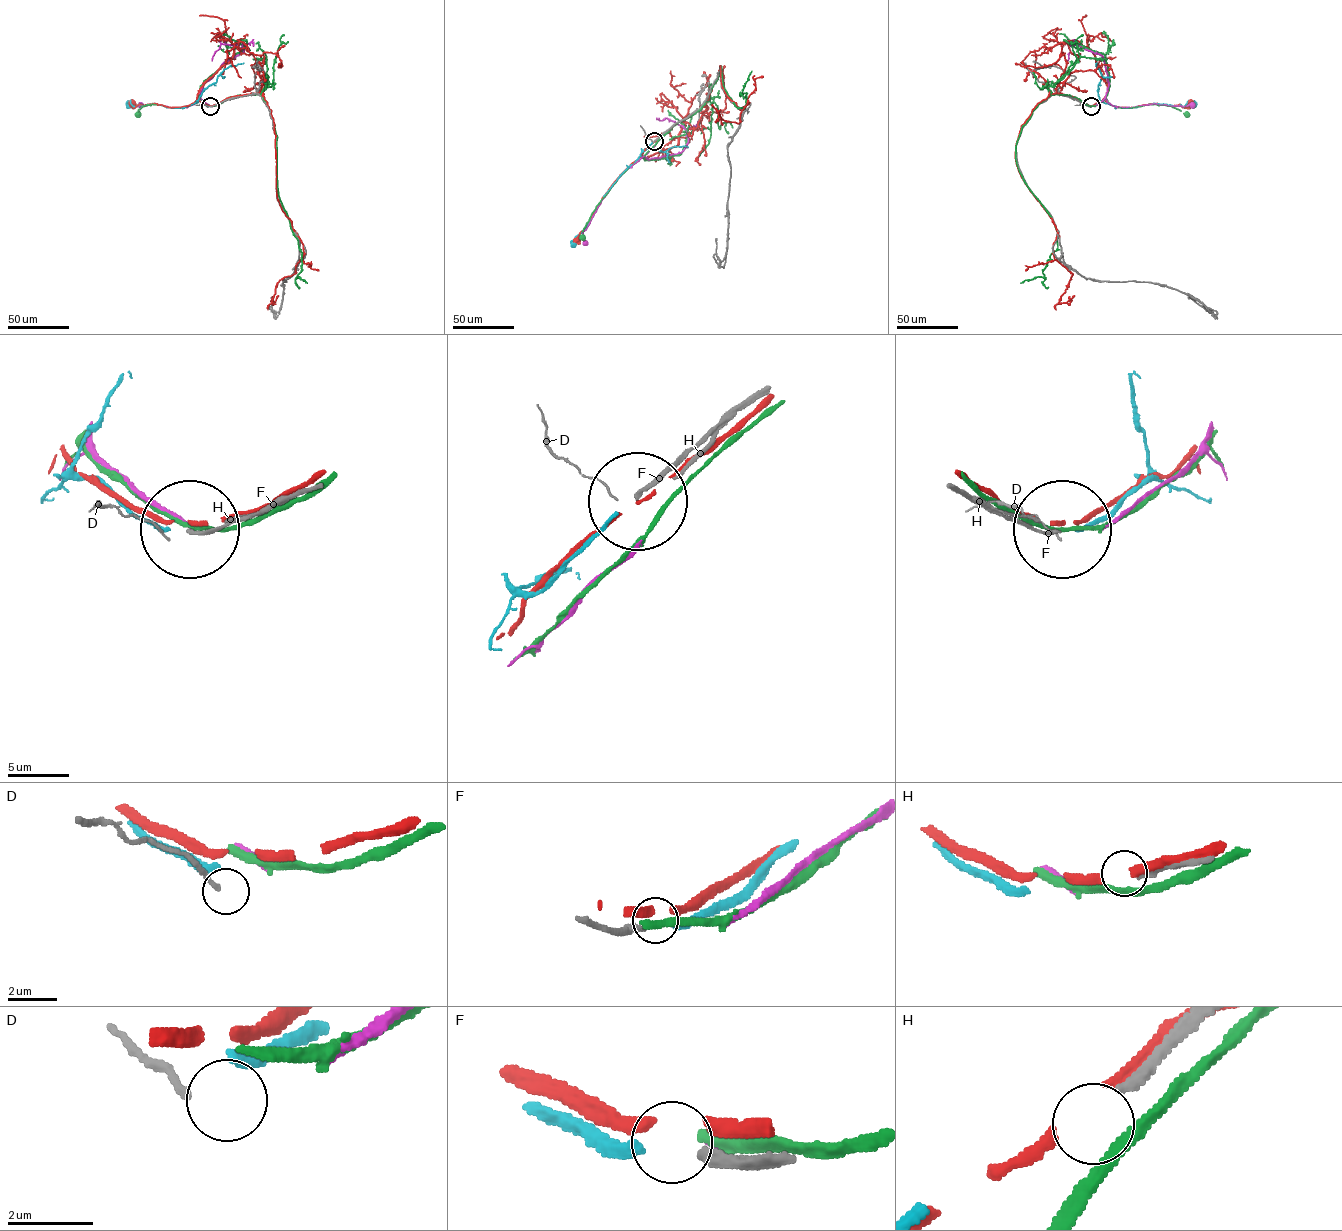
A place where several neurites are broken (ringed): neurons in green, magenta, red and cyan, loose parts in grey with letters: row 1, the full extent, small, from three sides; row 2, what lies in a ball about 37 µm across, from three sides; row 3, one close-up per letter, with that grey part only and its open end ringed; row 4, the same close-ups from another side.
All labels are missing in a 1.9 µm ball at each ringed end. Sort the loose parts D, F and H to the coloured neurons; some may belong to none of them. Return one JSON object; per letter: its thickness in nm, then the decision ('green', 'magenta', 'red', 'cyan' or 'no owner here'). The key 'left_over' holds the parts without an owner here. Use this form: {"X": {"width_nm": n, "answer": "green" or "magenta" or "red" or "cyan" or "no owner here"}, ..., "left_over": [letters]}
{"D": {"width_nm": 170, "answer": "no owner here"}, "F": {"width_nm": 320, "answer": "cyan"}, "H": {"width_nm": 280, "answer": "no owner here"}, "left_over": ["D", "H"]}

